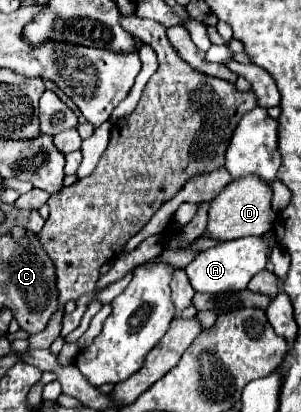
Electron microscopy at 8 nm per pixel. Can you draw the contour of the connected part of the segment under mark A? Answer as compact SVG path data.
M248 236L240 240L220 242L214 248L200 252L194 258L194 262L188 264L186 274L196 292L216 294L216 292L228 292L228 290L244 290L252 280L252 276L256 276L266 268L268 248L270 248L270 242L264 240L262 236Z

